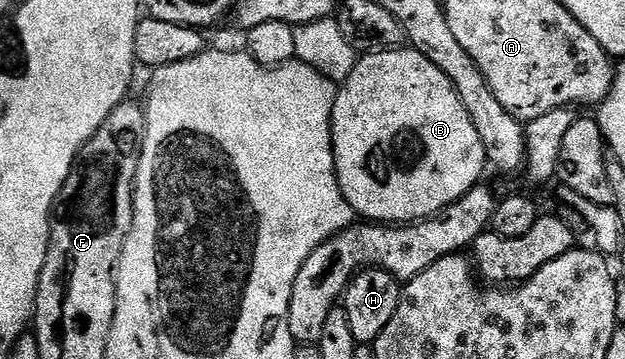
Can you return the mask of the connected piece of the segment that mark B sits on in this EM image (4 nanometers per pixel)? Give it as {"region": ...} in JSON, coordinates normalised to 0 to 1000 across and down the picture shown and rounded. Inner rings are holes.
{"region":[[[638,134],[634,139],[606,139],[597,150],[574,159],[563,189],[554,226],[546,231],[544,248],[534,267],[534,309],[528,326],[528,365],[531,368],[531,401],[534,404],[534,454],[541,482],[541,510],[550,535],[550,557],[563,568],[568,599],[587,618],[606,624],[654,624],[658,618],[680,618],[693,607],[710,579],[717,579],[730,557],[736,557],[744,540],[773,504],[771,482],[781,474],[774,401],[768,390],[768,368],[755,348],[755,334],[736,290],[736,267],[730,267],[730,245],[723,245],[723,223],[685,167],[670,139],[661,134]]]}

